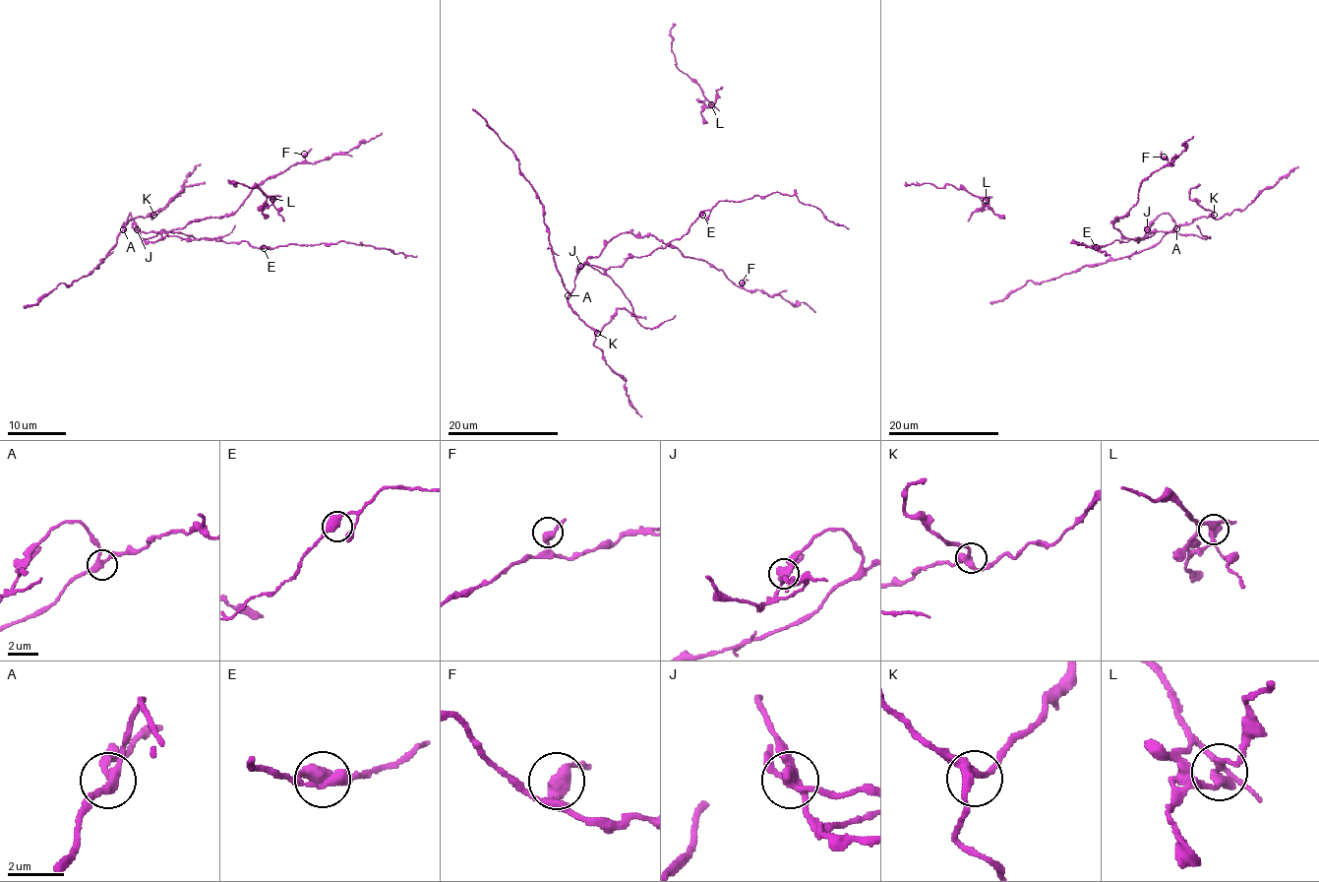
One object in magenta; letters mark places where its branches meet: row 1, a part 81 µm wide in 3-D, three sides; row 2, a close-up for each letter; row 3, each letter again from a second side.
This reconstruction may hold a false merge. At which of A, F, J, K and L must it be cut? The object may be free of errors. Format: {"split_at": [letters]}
{"split_at": ["J"]}

